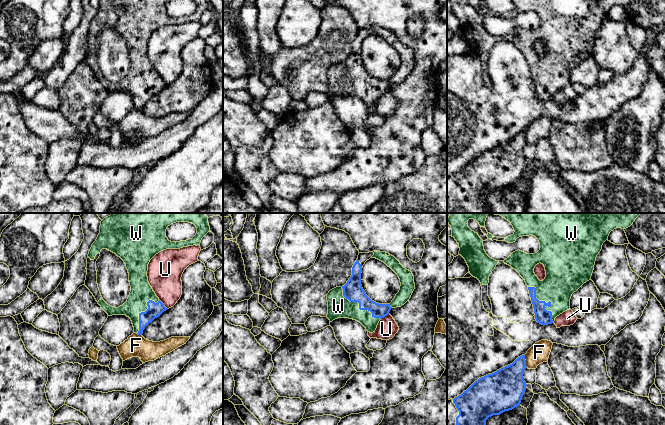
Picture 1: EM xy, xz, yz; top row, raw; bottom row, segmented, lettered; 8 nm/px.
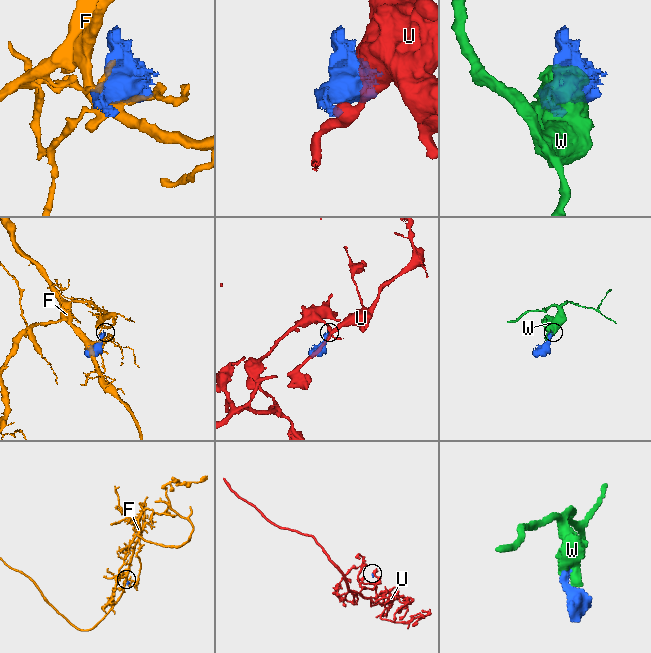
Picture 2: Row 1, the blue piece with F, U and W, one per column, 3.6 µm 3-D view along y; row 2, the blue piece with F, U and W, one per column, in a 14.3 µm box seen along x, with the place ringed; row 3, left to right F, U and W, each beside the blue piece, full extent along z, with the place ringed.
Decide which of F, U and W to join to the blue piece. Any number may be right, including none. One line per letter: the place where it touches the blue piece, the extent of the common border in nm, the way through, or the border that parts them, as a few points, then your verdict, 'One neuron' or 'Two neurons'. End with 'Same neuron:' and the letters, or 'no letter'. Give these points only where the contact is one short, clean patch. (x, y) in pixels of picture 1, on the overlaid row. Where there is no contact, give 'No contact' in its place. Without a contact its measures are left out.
F: Touches blue at yz (525, 361). Shared border 110 nm. Two neurons
U: Touches blue at xy (163, 304). Shared border 100 nm. Boundary: xy (159, 299), (167, 308). Two neurons
W: Touches blue at yz (548, 302). Shared border 360 nm. One neuron
Same neuron: W

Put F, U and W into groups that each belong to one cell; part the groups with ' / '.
F / U / W

